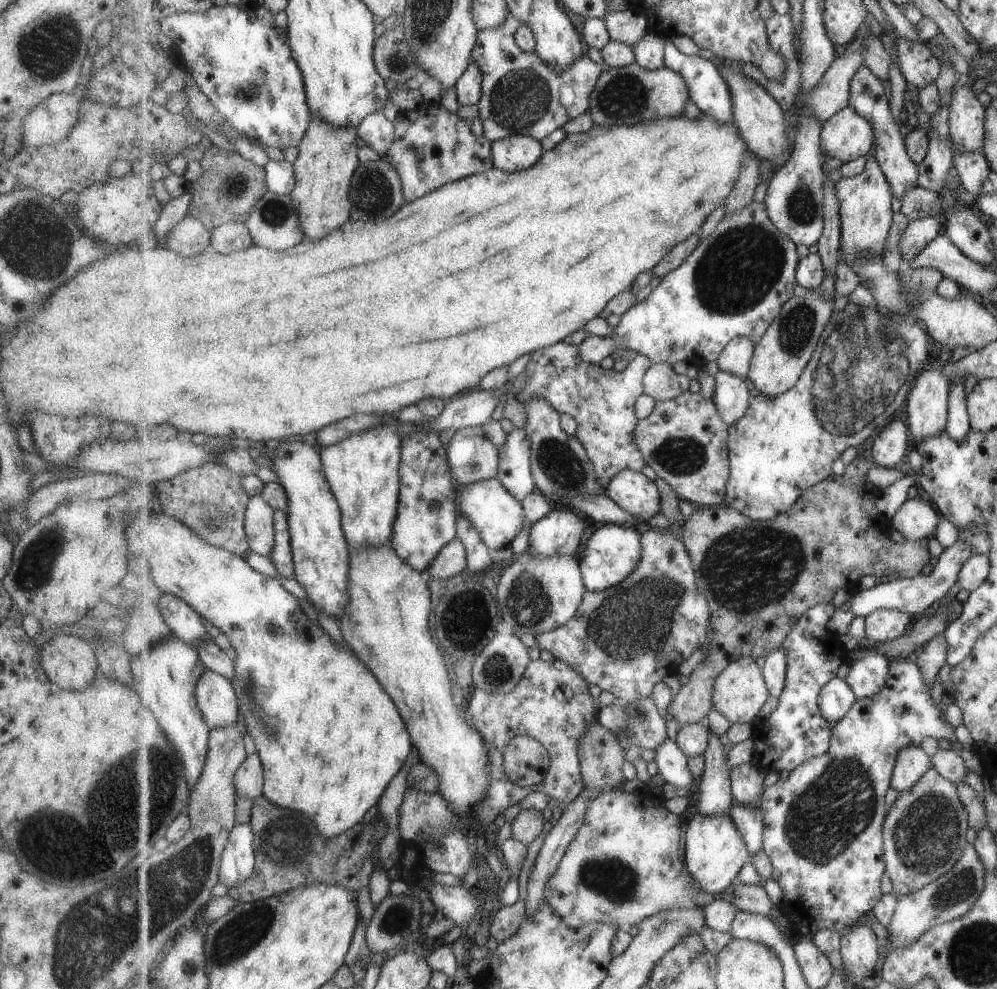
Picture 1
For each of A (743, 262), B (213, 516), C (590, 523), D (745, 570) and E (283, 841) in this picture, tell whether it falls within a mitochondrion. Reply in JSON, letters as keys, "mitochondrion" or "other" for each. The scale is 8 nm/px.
{"A":"mitochondrion","B":"mitochondrion","C":"other","D":"mitochondrion","E":"mitochondrion"}

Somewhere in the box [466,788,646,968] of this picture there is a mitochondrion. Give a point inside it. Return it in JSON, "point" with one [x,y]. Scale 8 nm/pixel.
{"point":[614,880]}

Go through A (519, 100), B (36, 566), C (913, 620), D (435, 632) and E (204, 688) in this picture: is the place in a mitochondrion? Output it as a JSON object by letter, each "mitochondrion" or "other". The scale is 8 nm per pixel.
{"A":"mitochondrion","B":"mitochondrion","C":"other","D":"other","E":"other"}

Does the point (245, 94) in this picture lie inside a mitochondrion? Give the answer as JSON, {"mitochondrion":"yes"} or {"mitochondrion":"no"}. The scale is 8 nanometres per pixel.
{"mitochondrion":"yes"}

